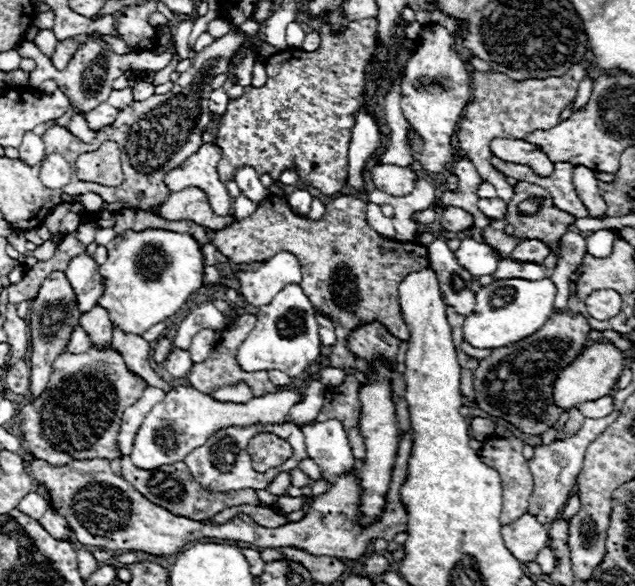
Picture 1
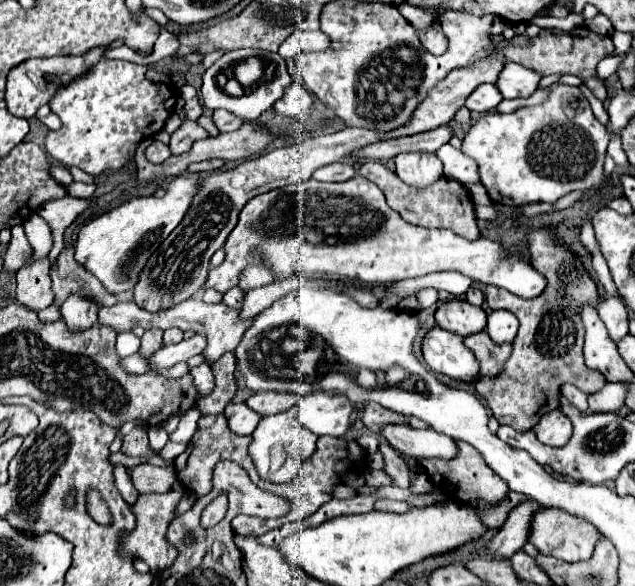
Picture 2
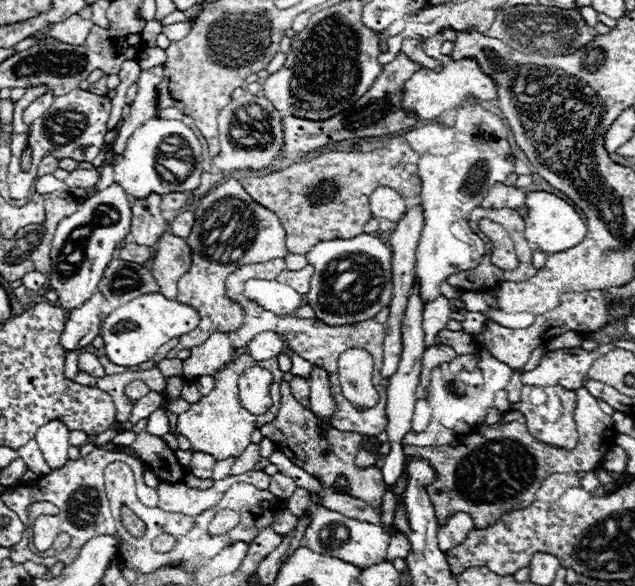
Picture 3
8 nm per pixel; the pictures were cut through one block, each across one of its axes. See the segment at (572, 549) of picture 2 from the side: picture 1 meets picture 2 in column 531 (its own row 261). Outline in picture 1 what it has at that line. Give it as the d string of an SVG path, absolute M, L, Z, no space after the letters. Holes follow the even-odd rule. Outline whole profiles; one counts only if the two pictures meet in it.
M522 240L512 252L514 260L536 260L538 264L542 264L546 256L548 256L548 246L540 240Z

